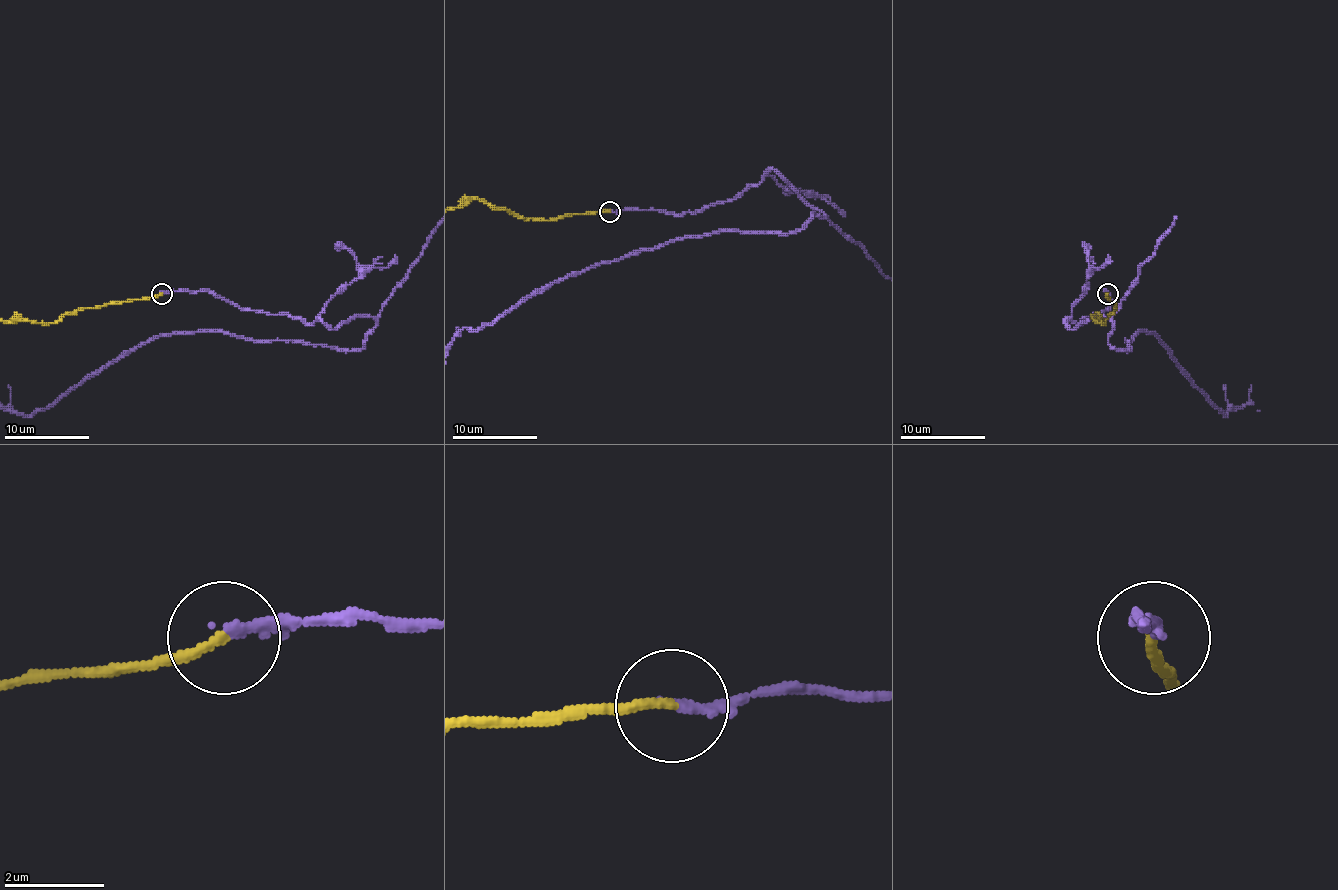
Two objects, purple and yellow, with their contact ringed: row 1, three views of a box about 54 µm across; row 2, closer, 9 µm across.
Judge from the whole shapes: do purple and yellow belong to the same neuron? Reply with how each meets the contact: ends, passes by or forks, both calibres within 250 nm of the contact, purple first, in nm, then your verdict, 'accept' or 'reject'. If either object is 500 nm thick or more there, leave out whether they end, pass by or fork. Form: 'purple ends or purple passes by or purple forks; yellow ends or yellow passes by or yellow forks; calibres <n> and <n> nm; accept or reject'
purple ends; yellow ends; calibres 240 and 180 nm; accept

